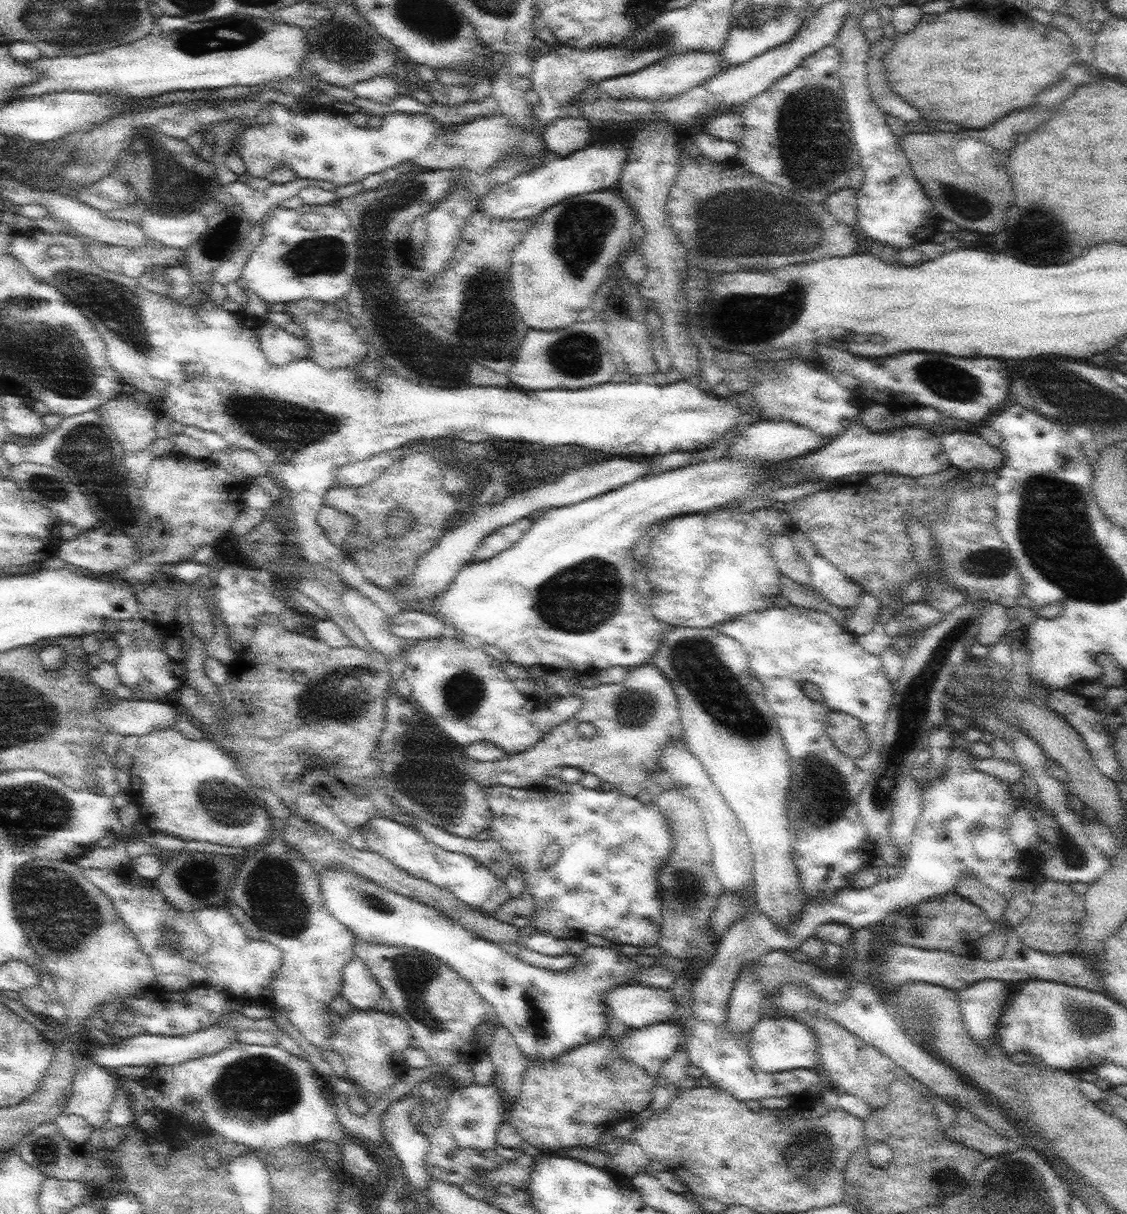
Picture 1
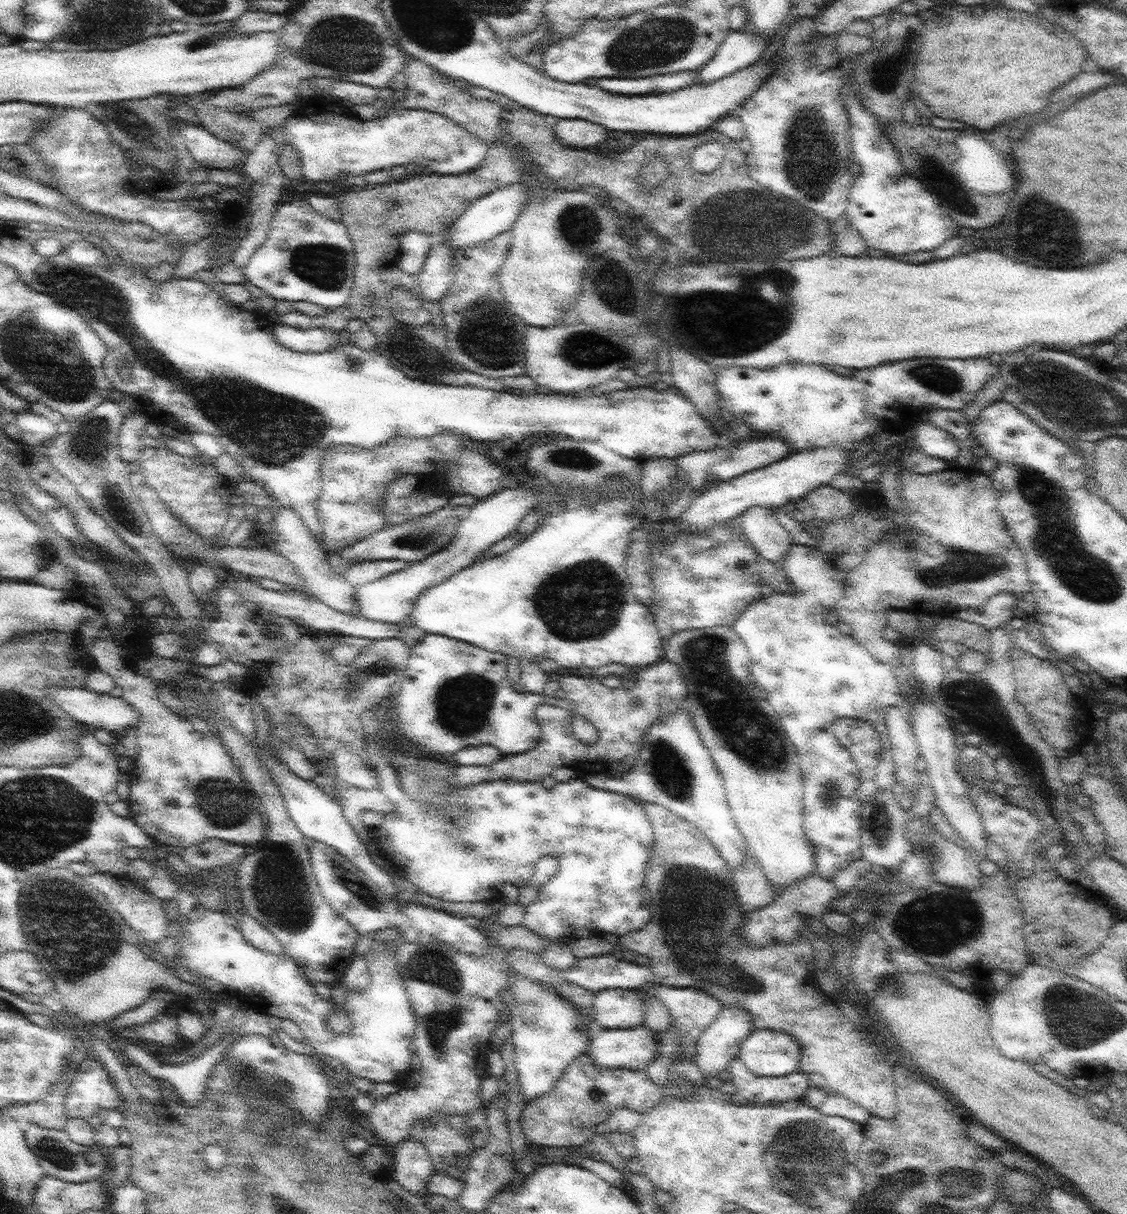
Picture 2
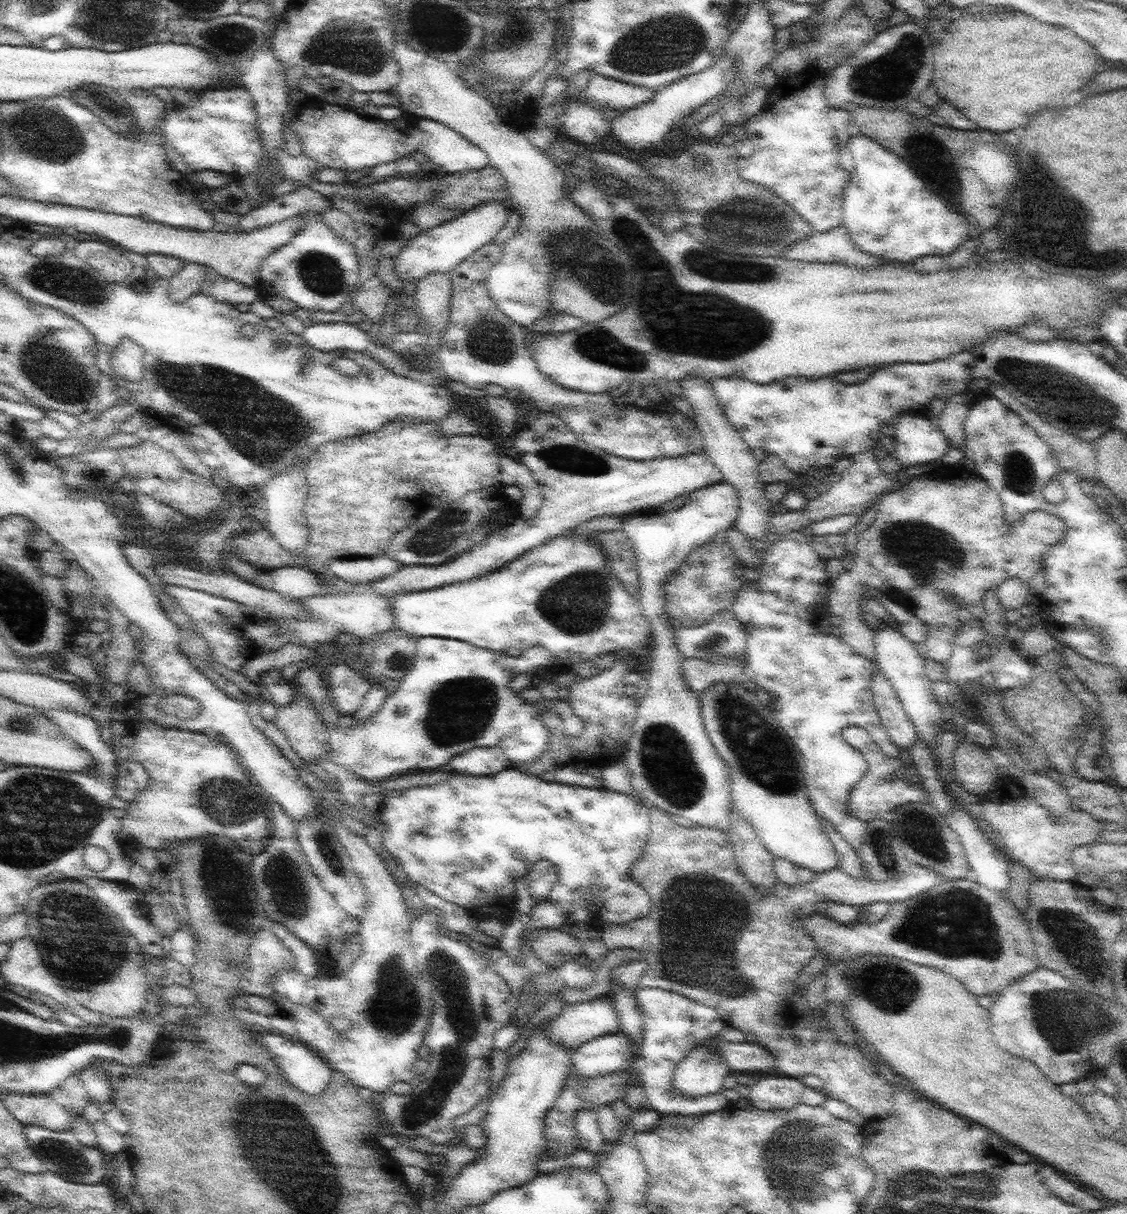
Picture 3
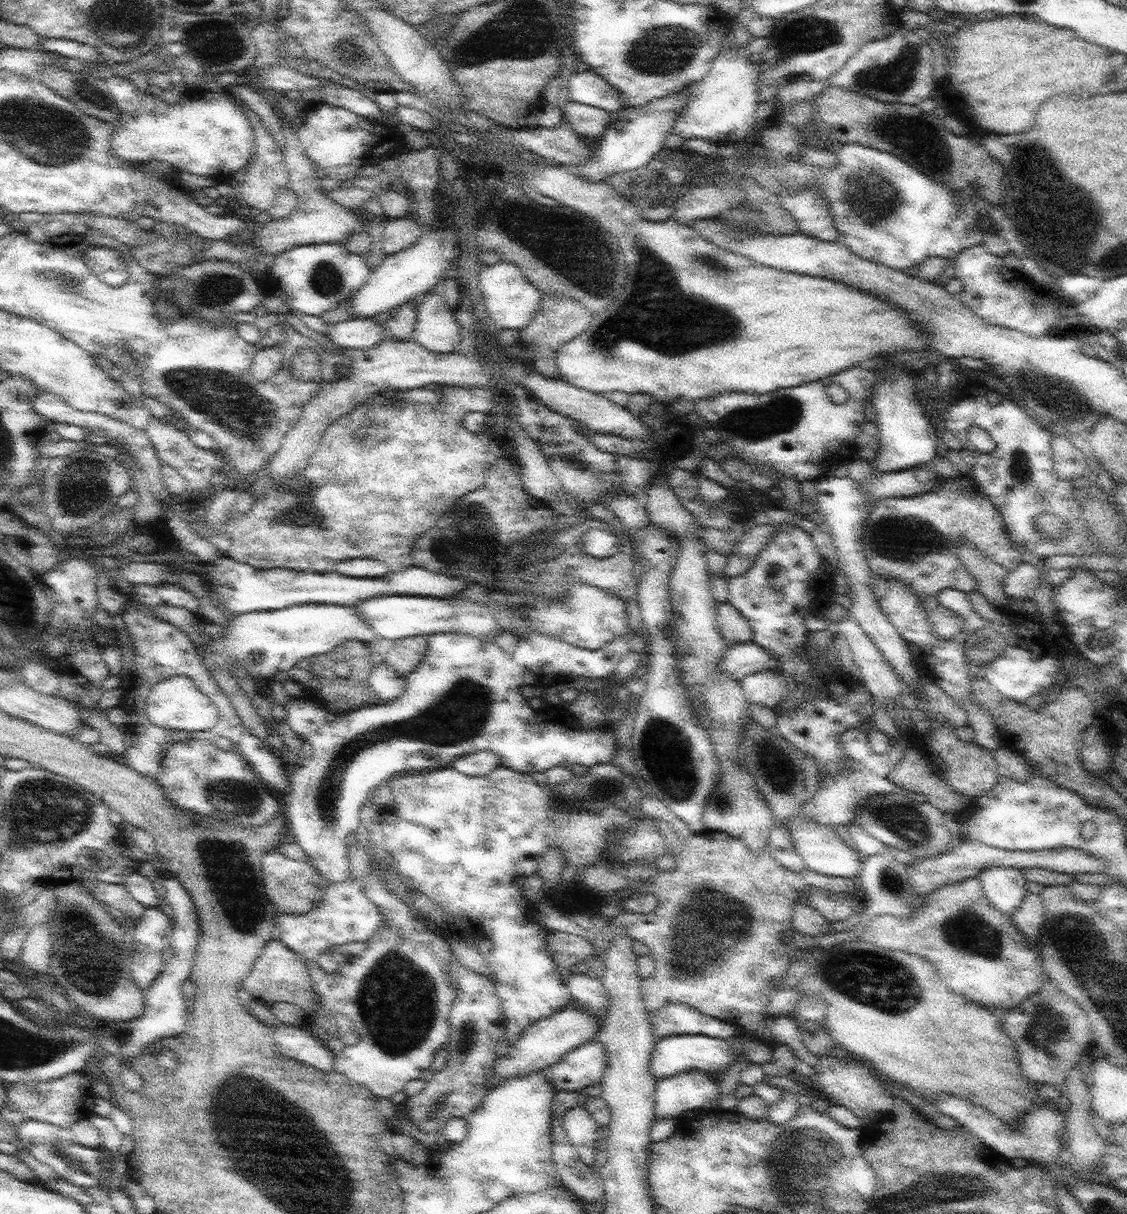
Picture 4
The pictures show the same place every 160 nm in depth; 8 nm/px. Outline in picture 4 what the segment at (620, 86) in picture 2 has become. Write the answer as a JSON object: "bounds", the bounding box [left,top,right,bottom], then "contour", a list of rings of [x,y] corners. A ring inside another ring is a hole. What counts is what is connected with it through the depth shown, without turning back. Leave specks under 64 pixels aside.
{"bounds":[567,69,627,115],"contour":[[[592,69],[570,73],[567,82],[570,100],[597,106],[607,110],[611,115],[627,106],[623,94]]]}

